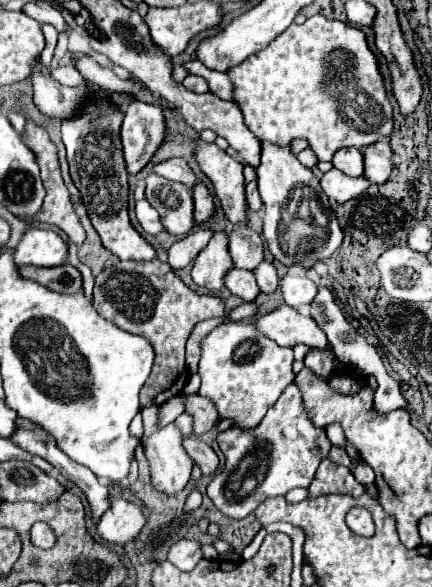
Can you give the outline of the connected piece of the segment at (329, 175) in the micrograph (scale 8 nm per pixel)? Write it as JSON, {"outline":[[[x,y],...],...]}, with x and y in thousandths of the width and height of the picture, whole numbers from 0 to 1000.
{"outline":[[[766,288],[743,302],[743,322],[766,342],[799,346],[826,332],[840,332],[859,312],[845,302],[803,302],[799,295]]]}

